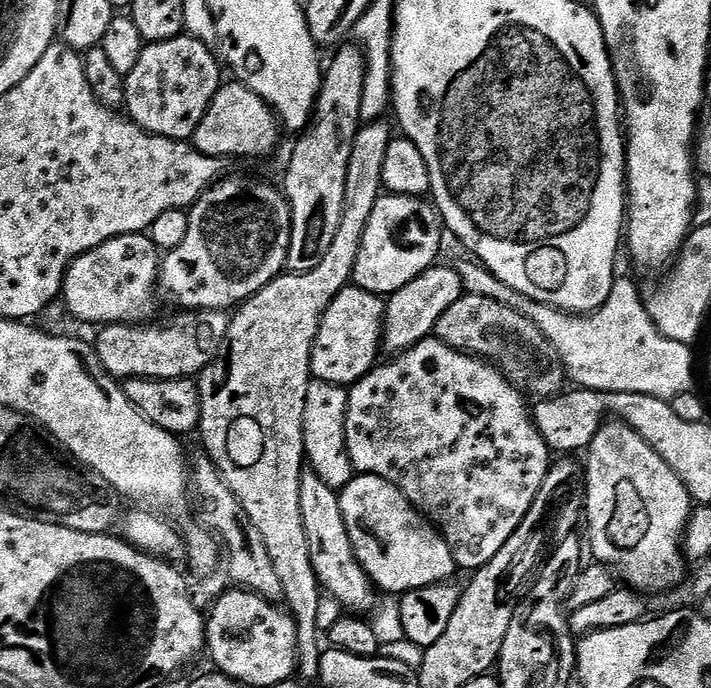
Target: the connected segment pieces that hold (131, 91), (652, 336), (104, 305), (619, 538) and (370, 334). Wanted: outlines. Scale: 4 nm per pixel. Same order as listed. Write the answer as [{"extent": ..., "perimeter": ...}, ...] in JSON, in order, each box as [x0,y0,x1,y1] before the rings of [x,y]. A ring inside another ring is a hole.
[{"extent":[124,34,222,141],"perimeter":[[[187,34],[170,38],[166,42],[145,43],[142,58],[138,58],[134,70],[130,70],[130,74],[124,77],[124,108],[128,119],[151,136],[191,141],[192,135],[198,130],[198,122],[206,118],[206,110],[210,110],[210,102],[214,102],[214,94],[218,94],[222,86],[220,68],[222,64],[217,53],[209,45]]]},{"extent":[452,260,693,401],"perimeter":[[[468,260],[455,261],[452,266],[462,278],[465,293],[491,298],[534,322],[552,345],[565,377],[573,385],[594,392],[640,393],[667,401],[693,389],[691,347],[661,335],[630,279],[618,276],[610,298],[598,311],[577,314],[538,303],[506,286],[484,265]]]},{"extent":[62,235,161,326],"perimeter":[[[148,235],[116,236],[82,254],[68,267],[62,300],[68,303],[70,315],[95,326],[147,321],[157,304],[154,297],[158,292],[161,263],[161,253]]]},{"extent":[582,422,694,594],"perimeter":[[[605,422],[592,443],[588,445],[586,455],[588,468],[586,464],[586,483],[582,491],[586,505],[586,520],[588,516],[586,544],[590,552],[592,547],[592,552],[596,555],[593,557],[599,563],[607,564],[613,569],[621,568],[621,572],[618,572],[619,579],[627,587],[641,594],[662,594],[671,591],[677,584],[683,584],[686,579],[686,557],[682,541],[688,519],[692,517],[694,501],[684,483],[678,478],[678,474],[674,474],[674,470],[670,470],[670,466],[662,462],[660,455],[629,424]]]},{"extent":[310,286,384,386],"perimeter":[[[355,286],[343,288],[332,299],[314,338],[310,358],[313,380],[351,386],[377,367],[376,355],[382,352],[384,339],[384,305],[381,297]]]}]

